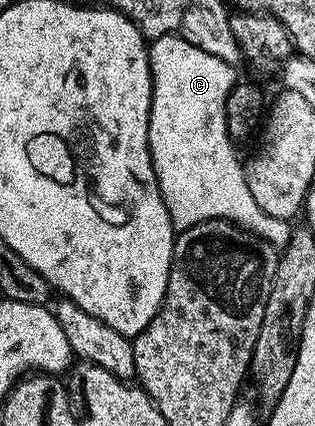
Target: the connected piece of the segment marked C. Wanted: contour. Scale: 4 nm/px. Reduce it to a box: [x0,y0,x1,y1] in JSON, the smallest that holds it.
[148,35,293,248]

